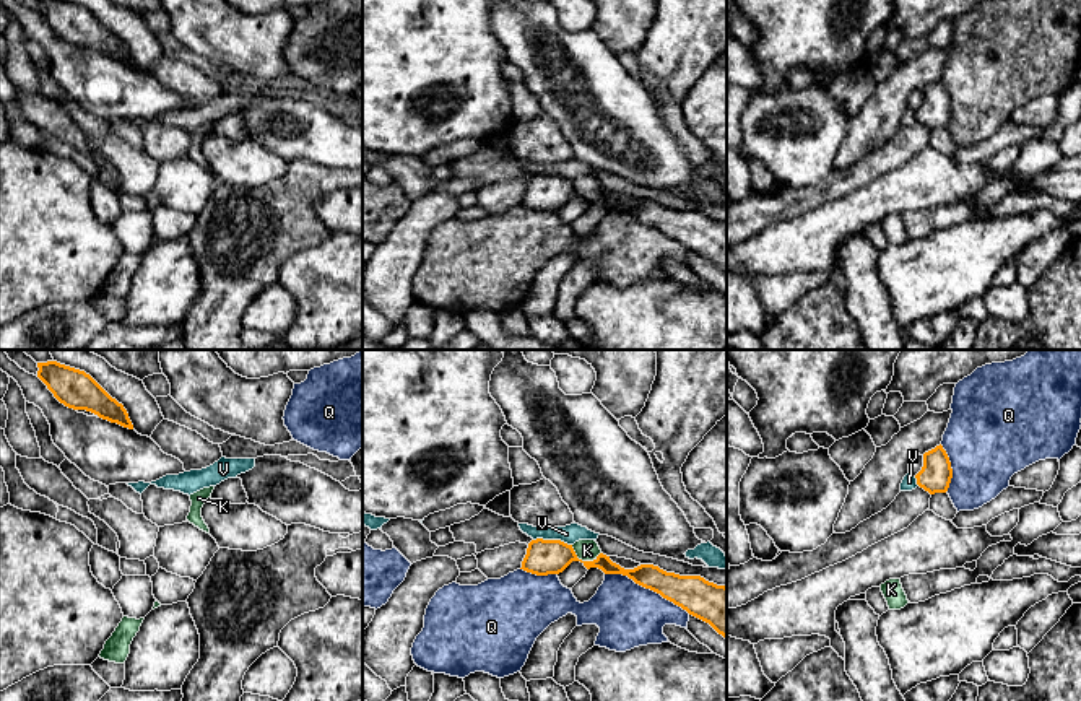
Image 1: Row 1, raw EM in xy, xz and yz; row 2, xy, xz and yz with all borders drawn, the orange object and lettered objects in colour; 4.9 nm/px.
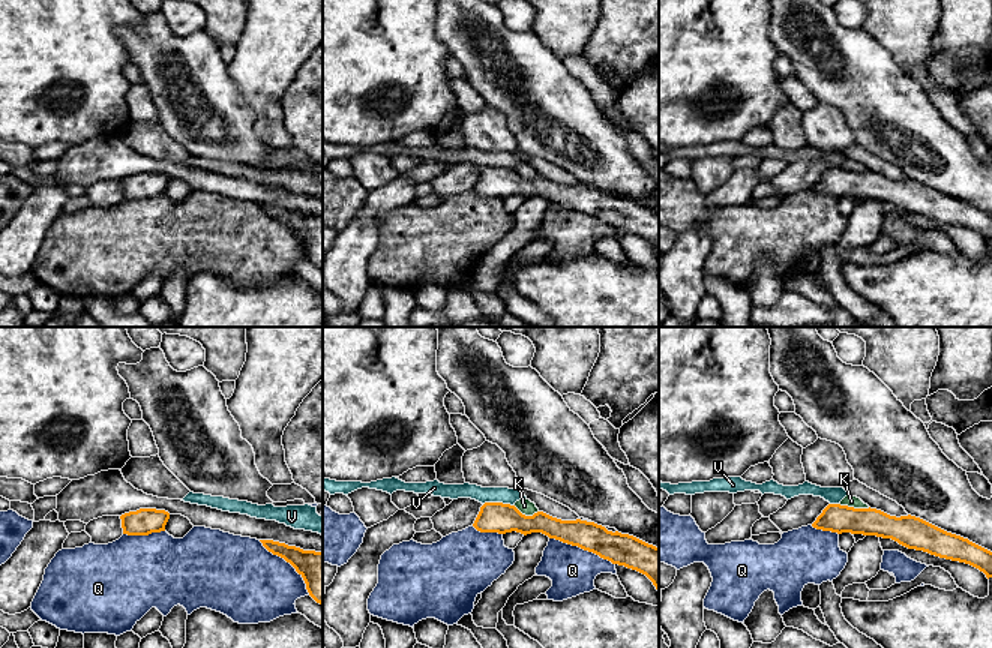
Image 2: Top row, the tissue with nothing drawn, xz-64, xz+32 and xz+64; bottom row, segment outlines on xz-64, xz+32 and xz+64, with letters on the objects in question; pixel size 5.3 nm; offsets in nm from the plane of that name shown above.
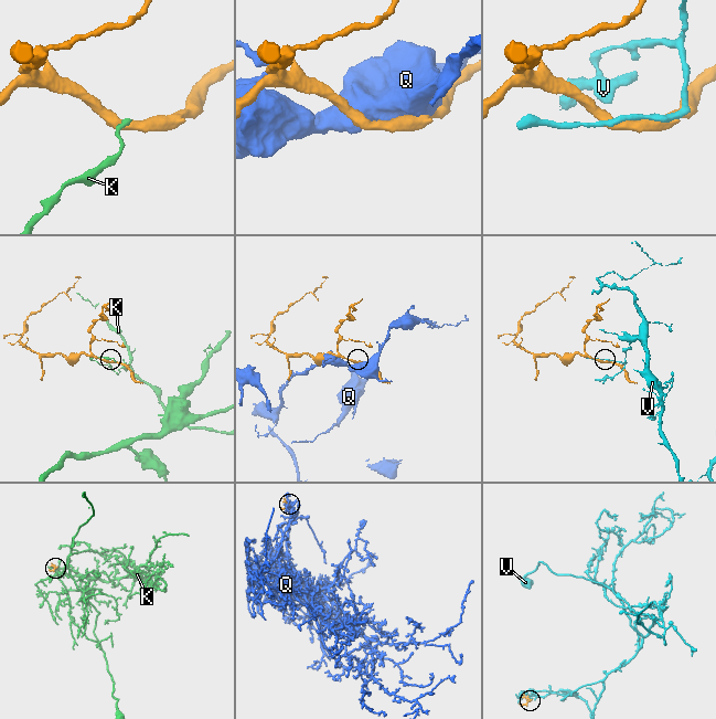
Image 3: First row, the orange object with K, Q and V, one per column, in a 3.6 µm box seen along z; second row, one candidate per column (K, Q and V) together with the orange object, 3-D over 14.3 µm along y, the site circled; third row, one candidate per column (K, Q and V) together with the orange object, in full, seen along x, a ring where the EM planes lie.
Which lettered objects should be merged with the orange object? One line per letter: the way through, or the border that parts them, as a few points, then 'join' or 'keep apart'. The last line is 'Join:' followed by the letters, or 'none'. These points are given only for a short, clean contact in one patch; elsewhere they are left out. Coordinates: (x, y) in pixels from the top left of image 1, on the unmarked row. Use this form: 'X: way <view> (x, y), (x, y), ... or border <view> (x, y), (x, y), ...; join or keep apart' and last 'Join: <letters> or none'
K: border xz (571, 181), (582, 195), (594, 195), (600, 189); keep apart
Q: keep apart
V: keep apart
Join: none

